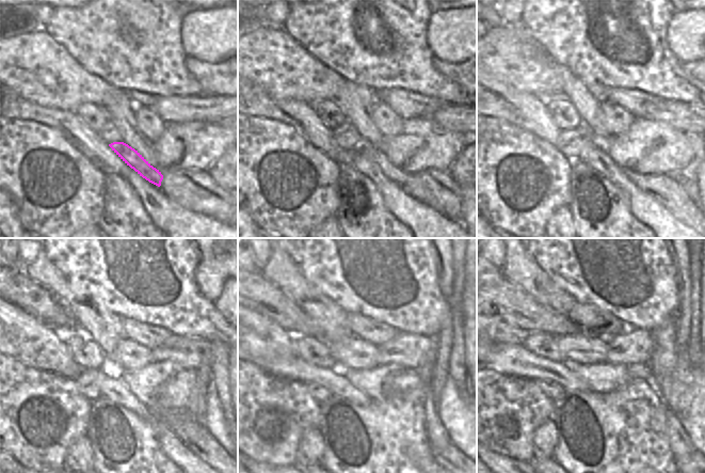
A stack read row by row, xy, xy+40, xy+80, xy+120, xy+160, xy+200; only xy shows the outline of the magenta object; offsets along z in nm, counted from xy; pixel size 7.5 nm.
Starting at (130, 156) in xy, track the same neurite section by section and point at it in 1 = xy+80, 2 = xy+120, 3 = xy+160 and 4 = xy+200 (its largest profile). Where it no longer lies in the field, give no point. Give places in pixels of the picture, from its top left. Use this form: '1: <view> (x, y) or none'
1: xy+80 (670, 192)
2: xy+120 (194, 435)
3: xy+160 (450, 455)
4: xy+200 (693, 455)

